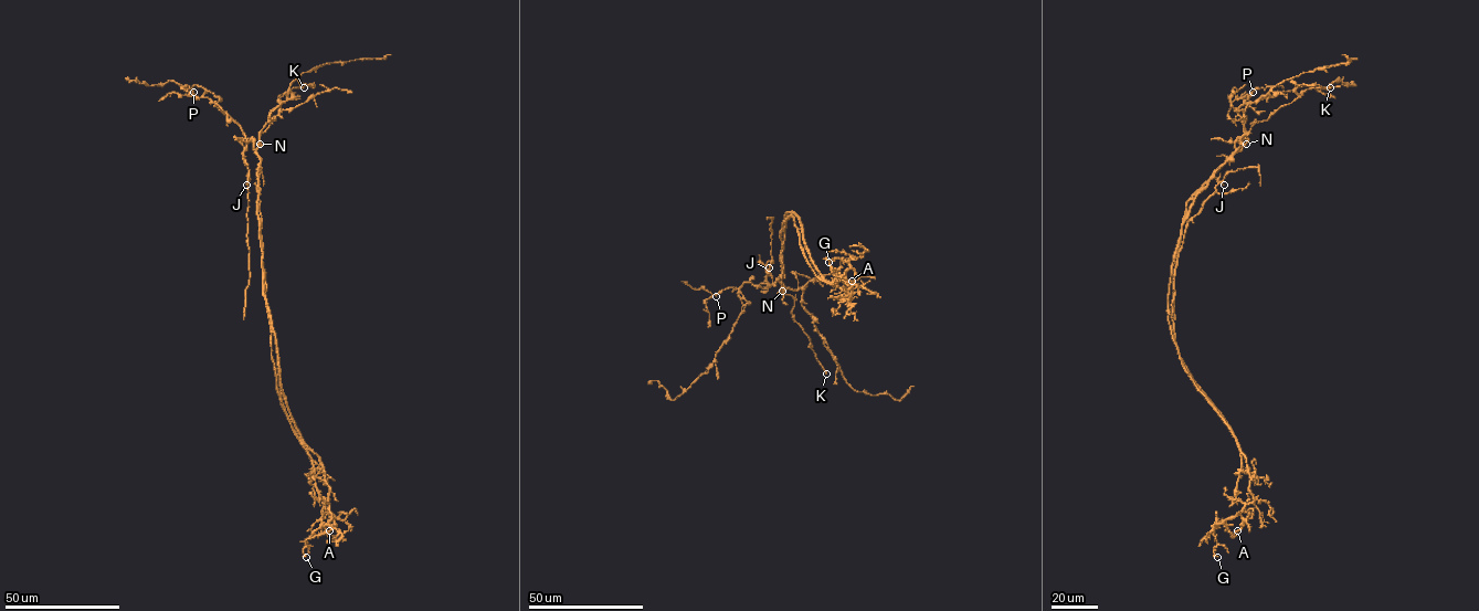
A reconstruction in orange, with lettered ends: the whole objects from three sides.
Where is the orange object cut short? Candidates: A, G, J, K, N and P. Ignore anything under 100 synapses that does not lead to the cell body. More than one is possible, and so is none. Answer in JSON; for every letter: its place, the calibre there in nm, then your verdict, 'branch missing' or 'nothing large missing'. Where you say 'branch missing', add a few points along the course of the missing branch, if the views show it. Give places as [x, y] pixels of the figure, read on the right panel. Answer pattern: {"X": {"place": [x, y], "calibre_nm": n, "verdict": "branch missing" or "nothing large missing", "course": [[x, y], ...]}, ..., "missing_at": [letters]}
{"A": {"place": [1237, 530], "calibre_nm": 170, "verdict": "nothing large missing"}, "G": {"place": [1217, 557], "calibre_nm": 80, "verdict": "nothing large missing"}, "J": {"place": [1224, 185], "calibre_nm": 160, "verdict": "nothing large missing"}, "K": {"place": [1330, 87], "calibre_nm": 460, "verdict": "nothing large missing"}, "N": {"place": [1246, 144], "calibre_nm": 480, "verdict": "nothing large missing"}, "P": {"place": [1253, 92], "calibre_nm": 170, "verdict": "nothing large missing"}, "missing_at": []}

